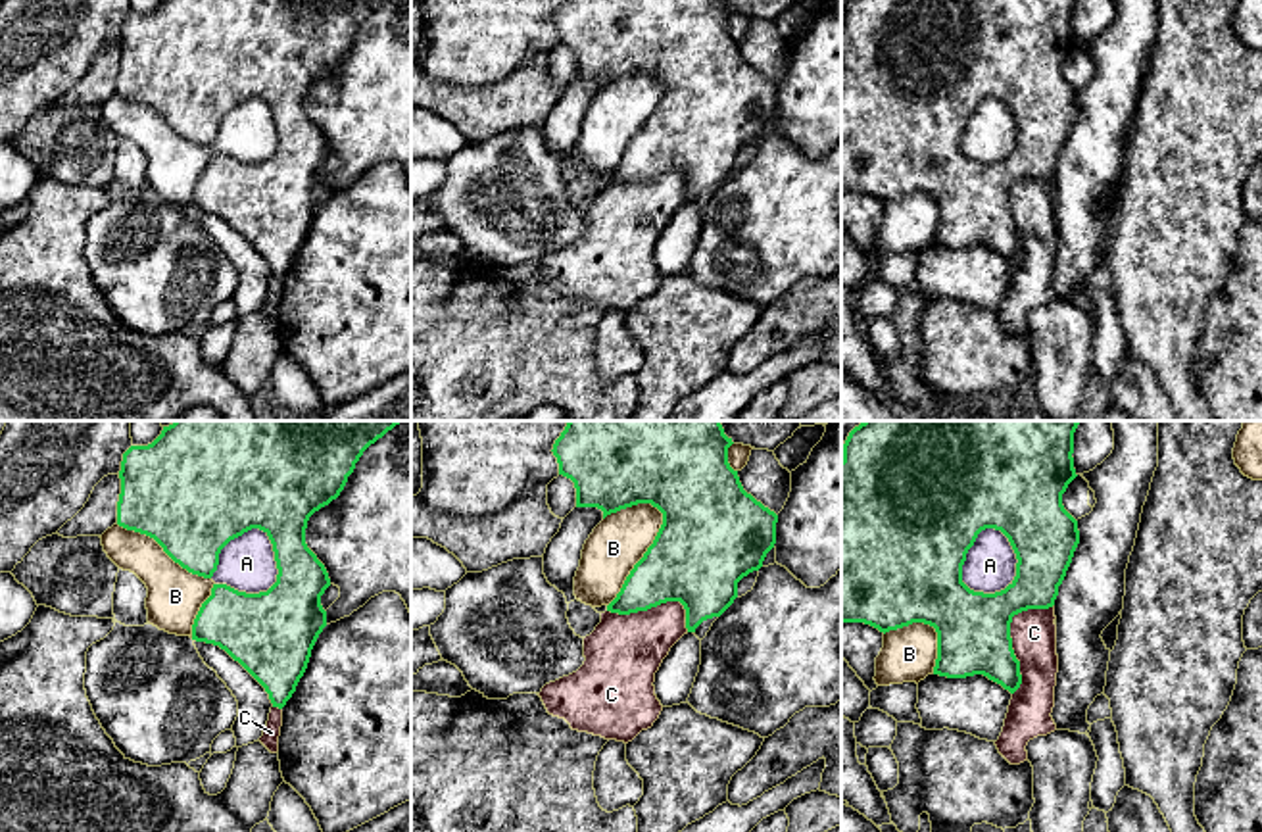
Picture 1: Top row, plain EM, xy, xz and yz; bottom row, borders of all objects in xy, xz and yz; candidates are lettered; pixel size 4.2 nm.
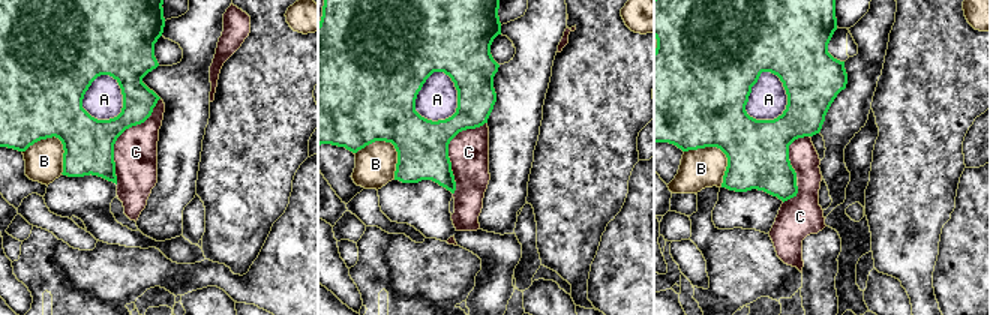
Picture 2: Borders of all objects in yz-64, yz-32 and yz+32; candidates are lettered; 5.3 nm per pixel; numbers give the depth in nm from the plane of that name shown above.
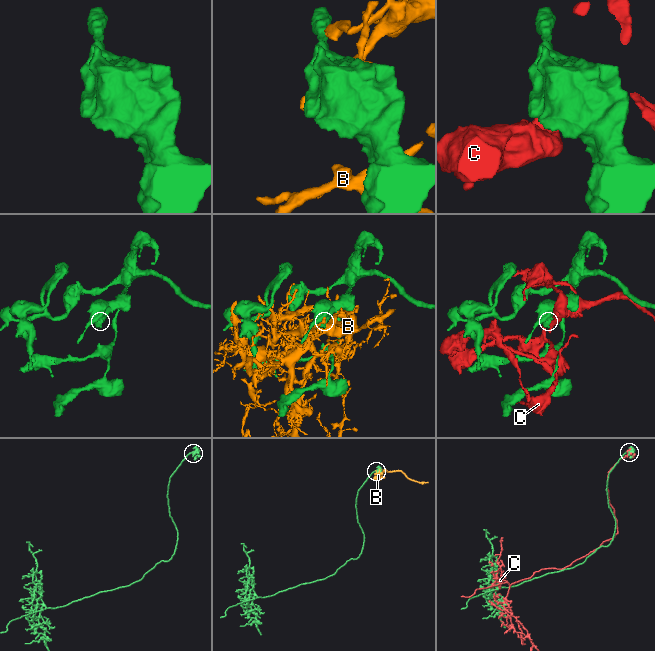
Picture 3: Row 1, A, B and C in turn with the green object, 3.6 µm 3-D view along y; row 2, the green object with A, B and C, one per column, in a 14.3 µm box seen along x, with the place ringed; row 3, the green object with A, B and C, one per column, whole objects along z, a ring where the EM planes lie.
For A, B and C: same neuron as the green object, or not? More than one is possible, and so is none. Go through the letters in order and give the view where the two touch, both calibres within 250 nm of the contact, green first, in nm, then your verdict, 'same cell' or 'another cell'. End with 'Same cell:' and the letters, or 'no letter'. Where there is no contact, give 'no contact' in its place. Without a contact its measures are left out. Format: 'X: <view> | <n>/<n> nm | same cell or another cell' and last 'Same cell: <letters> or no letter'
A: xy | 500/240 nm | another cell
B: xz | 400/220 nm | another cell
C: yz | 300/190 nm | another cell
Same cell: no letter

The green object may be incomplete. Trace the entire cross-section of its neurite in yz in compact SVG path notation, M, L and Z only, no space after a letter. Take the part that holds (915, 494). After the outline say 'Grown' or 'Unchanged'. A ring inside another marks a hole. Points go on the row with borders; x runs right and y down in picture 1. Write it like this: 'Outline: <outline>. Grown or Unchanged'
Outline: M862 421L855 427L843 444L841 459L841 623L864 623L884 634L912 623L930 624L937 632L934 674L947 678L983 674L1014 694L1022 684L1022 674L1020 661L1012 649L1012 617L1028 609L1049 609L1055 605L1058 586L1080 544L1078 521L1062 505L1062 494L1078 477L1072 457L1078 425L1080 421ZM985 528L1001 530L1008 538L1018 559L1014 580L995 594L974 592L962 582L966 553Z. Unchanged

